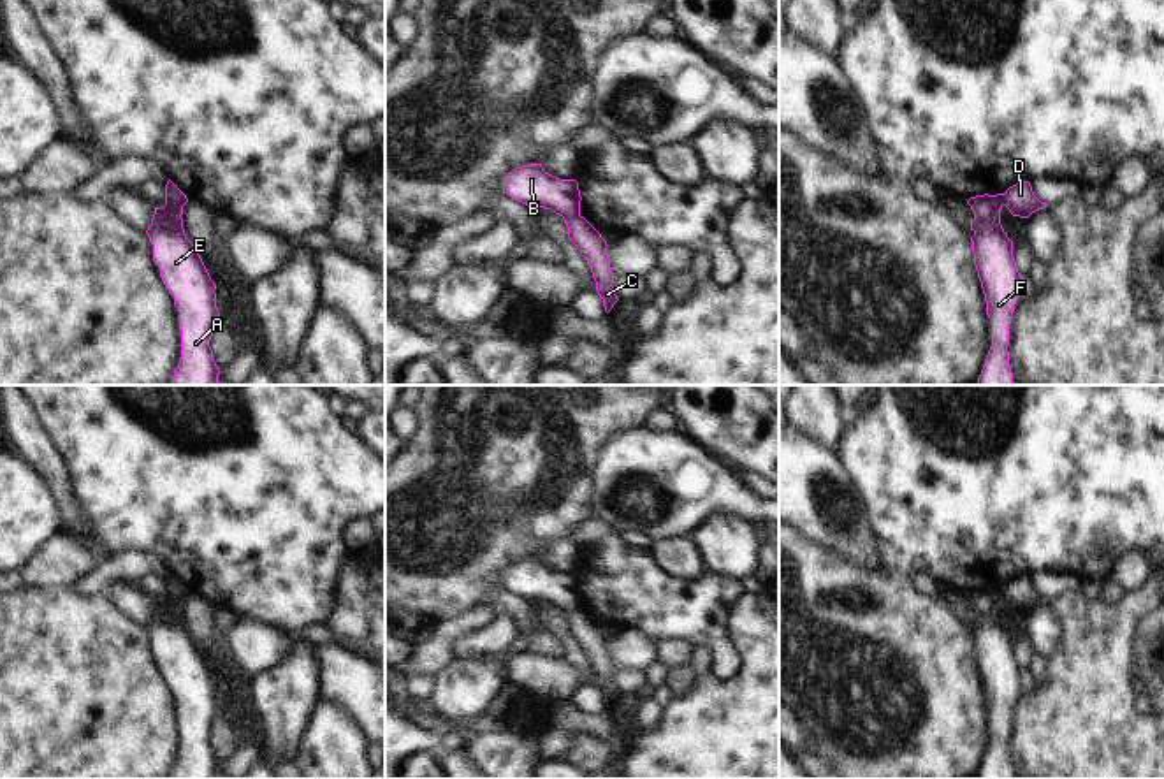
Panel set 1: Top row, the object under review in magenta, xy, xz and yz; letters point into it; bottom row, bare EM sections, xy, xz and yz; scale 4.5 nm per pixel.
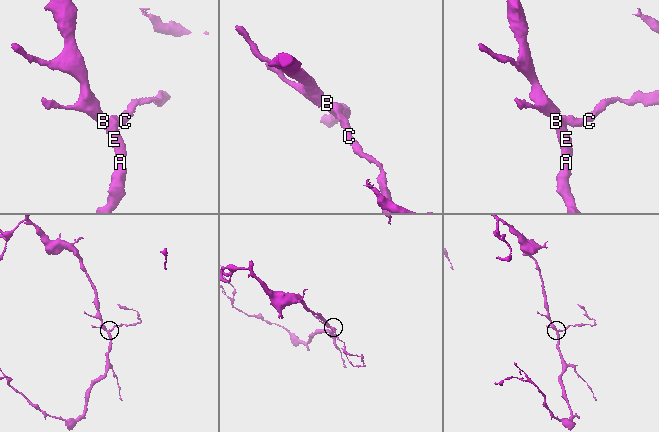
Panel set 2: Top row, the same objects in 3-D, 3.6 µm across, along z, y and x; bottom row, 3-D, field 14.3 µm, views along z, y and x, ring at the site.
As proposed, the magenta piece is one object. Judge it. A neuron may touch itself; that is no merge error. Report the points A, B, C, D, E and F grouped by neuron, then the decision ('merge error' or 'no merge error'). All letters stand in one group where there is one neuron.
A B E F / C D | merge error

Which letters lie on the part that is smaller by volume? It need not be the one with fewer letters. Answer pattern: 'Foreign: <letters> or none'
Foreign: C, D

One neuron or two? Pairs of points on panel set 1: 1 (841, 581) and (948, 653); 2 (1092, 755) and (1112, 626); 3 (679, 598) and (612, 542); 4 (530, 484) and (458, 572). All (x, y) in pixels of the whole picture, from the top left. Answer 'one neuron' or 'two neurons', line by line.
1: one neuron
2: one neuron
3: one neuron
4: one neuron

